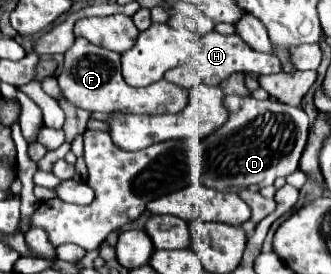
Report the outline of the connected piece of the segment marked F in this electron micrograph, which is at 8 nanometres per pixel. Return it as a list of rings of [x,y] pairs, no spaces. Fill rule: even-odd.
[[[76,38],[72,48],[64,54],[64,64],[58,74],[58,84],[62,96],[70,104],[88,112],[128,110],[134,114],[176,113],[188,102],[188,92],[166,80],[158,80],[146,88],[128,86],[120,74],[120,54],[94,46],[86,38]]]

